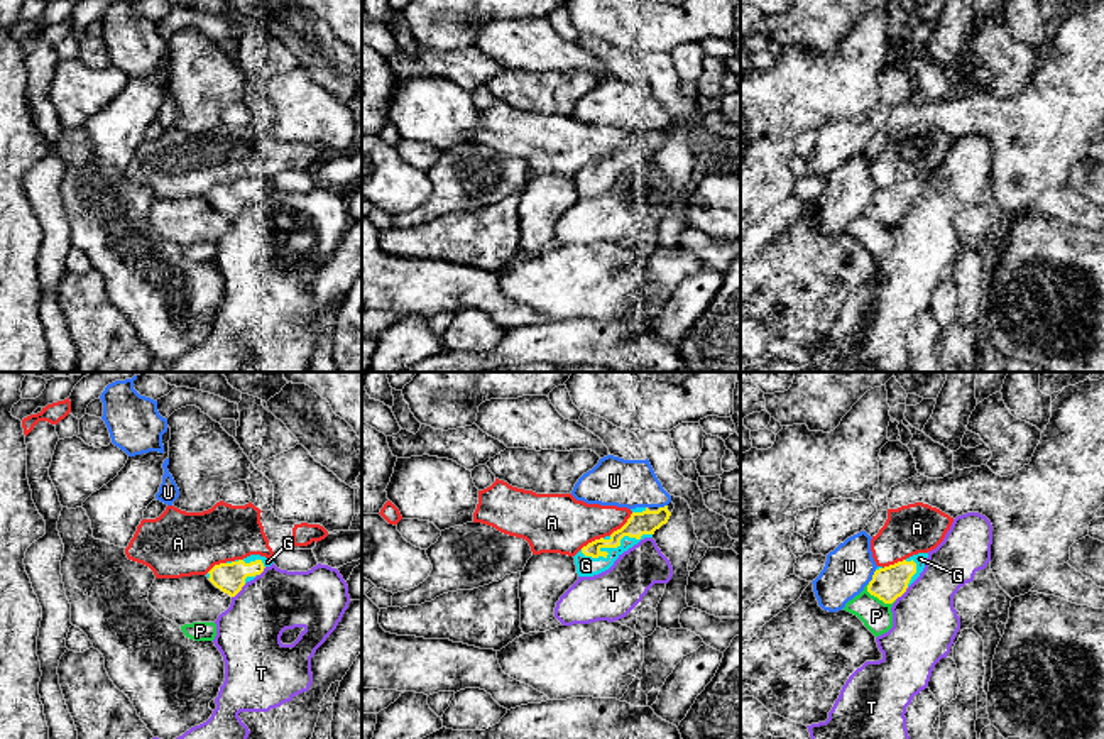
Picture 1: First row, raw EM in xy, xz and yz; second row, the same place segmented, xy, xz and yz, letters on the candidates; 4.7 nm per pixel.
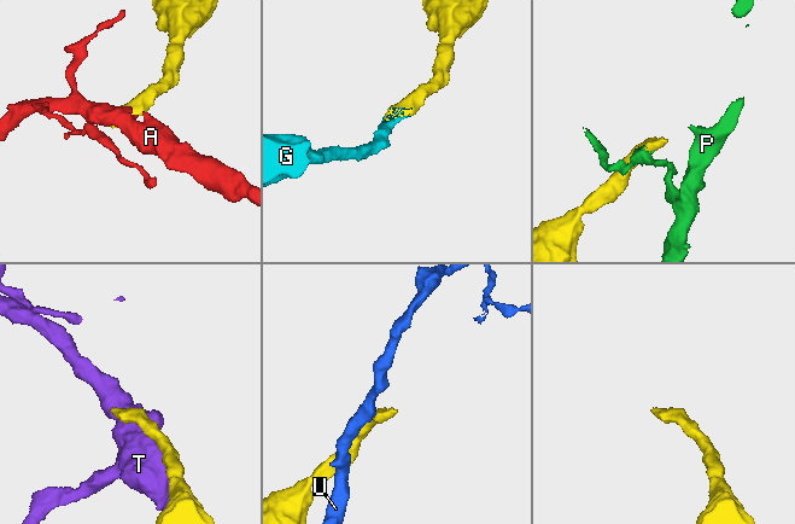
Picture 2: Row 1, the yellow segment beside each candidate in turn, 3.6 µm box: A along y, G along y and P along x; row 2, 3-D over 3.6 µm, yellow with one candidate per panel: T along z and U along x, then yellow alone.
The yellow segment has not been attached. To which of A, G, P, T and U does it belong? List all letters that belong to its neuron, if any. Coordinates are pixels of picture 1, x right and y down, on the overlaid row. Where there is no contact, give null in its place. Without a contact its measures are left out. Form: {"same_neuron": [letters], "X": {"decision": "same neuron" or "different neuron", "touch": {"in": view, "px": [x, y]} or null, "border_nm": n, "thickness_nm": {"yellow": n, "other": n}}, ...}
{"same_neuron": ["G"], "A": {"decision": "different neuron", "touch": {"in": "xz", "px": [623, 526]}, "border_nm": 160, "thickness_nm": {"yellow": 110, "other": 240}}, "G": {"decision": "same neuron", "touch": {"in": "xz", "px": [614, 547]}, "border_nm": 360, "thickness_nm": {"yellow": 110, "other": 100}}, "P": {"decision": "different neuron", "touch": {"in": "yz", "px": [879, 599]}, "border_nm": 160, "thickness_nm": {"yellow": 160, "other": 140}}, "T": {"decision": "different neuron", "touch": {"in": "xy", "px": [239, 591]}, "border_nm": 100, "thickness_nm": {"yellow": 140, "other": 300}}, "U": {"decision": "different neuron", "touch": {"in": "yz", "px": [873, 577]}, "border_nm": 80, "thickness_nm": {"yellow": 160, "other": 220}}}

